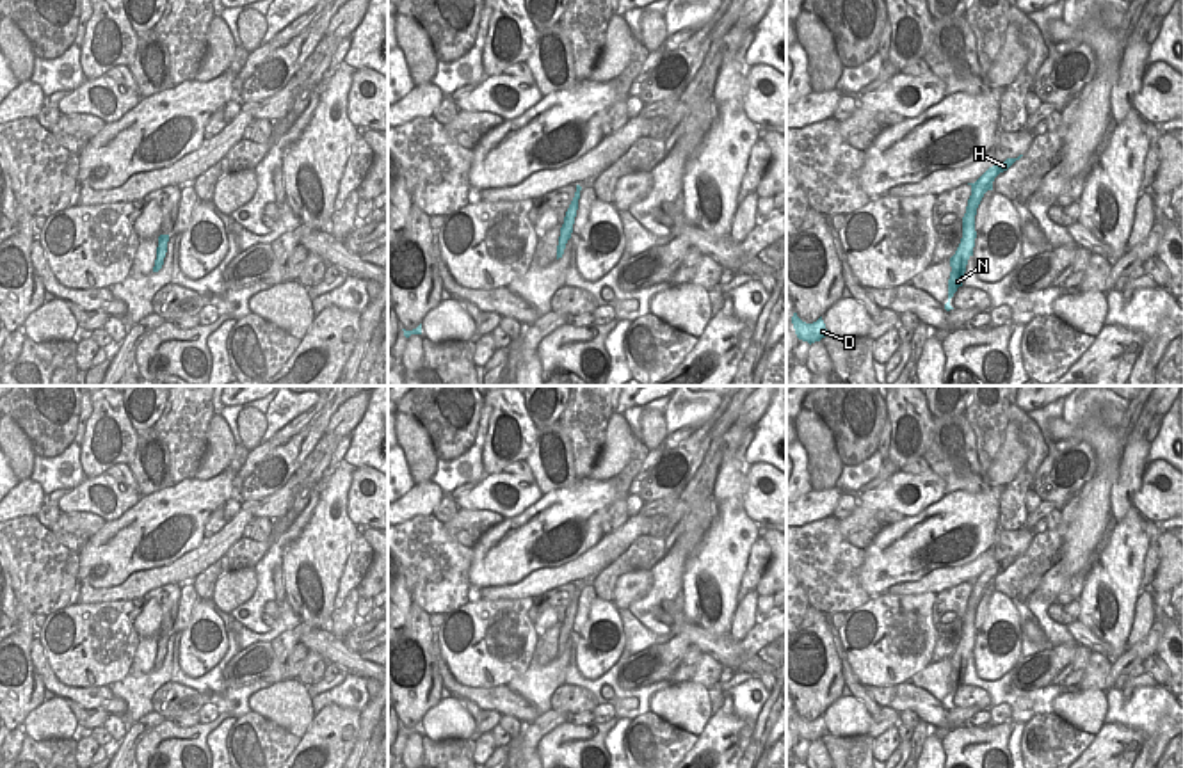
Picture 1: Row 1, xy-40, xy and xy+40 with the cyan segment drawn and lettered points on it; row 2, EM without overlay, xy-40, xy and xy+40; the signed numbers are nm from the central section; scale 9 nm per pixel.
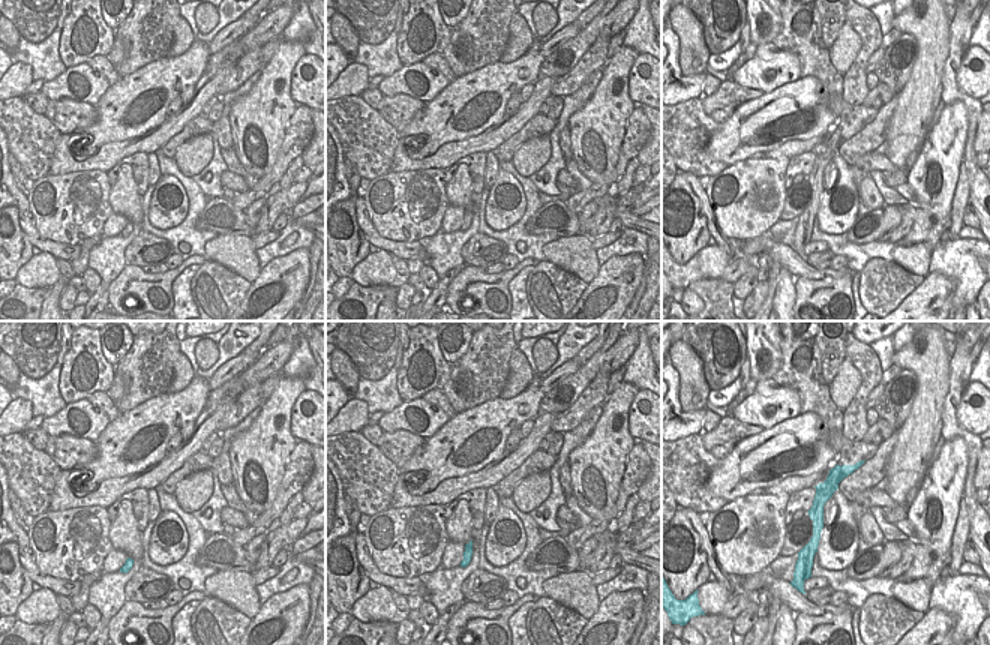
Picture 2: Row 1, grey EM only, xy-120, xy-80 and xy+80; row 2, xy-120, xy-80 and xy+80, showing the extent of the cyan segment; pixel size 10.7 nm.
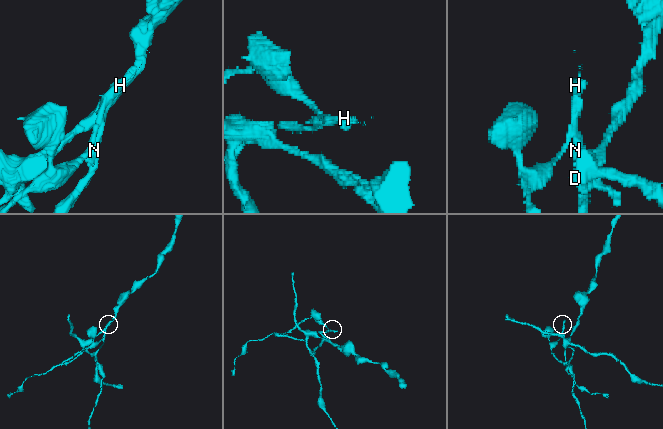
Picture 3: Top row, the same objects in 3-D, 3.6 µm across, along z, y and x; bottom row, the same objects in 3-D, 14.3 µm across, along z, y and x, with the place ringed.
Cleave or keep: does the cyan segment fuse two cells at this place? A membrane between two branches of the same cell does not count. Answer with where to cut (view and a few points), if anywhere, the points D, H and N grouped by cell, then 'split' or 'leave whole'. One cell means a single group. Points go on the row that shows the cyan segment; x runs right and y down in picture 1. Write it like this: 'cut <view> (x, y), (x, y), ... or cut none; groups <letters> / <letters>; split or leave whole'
cut xy+40 (963, 223), (965, 228); groups D / H N; split

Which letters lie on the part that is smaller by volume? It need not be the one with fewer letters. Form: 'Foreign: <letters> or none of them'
Foreign: H, N

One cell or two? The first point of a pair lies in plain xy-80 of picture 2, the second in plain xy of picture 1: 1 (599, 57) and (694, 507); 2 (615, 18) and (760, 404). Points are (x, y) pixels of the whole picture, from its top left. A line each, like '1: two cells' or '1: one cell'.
1: two cells
2: one cell

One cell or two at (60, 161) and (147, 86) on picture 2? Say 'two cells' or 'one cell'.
two cells

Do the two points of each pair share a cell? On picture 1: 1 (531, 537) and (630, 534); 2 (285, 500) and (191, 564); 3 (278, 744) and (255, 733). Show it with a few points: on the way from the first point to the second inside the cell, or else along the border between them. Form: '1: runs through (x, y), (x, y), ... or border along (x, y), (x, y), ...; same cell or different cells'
1: border along (603, 536), (570, 562); different cells
2: border along (255, 500), (251, 507), (253, 518); different cells
3: runs through (273, 744), (265, 744), (260, 738); same cell

